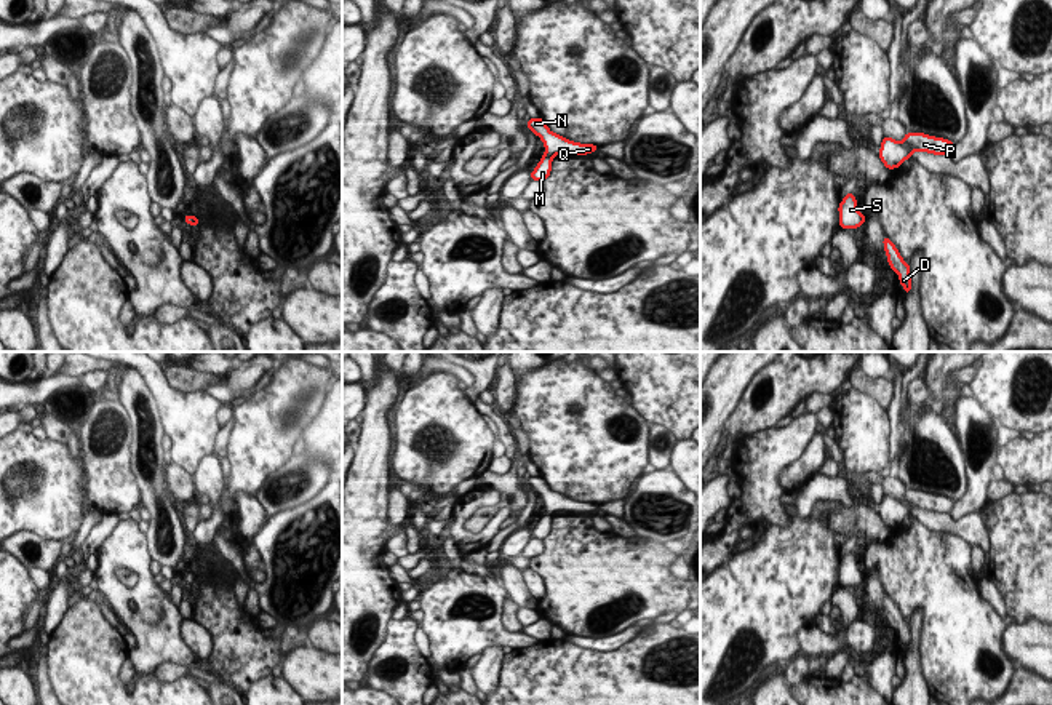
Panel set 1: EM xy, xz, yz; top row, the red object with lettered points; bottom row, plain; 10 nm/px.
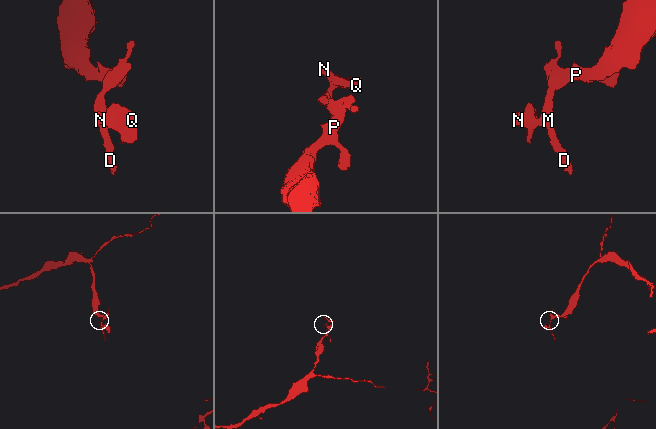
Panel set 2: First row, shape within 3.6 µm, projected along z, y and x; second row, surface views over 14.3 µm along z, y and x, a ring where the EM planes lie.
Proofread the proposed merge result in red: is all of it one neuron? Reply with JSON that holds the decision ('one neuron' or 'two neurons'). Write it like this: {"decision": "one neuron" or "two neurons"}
{"decision": "one neuron"}

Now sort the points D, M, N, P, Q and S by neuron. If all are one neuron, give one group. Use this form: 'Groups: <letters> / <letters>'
Groups: D M N P Q S.

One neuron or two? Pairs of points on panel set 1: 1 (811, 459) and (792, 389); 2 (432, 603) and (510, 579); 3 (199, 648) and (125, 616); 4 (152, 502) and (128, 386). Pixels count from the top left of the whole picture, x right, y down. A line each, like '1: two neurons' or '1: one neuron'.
1: two neurons
2: two neurons
3: two neurons
4: one neuron

